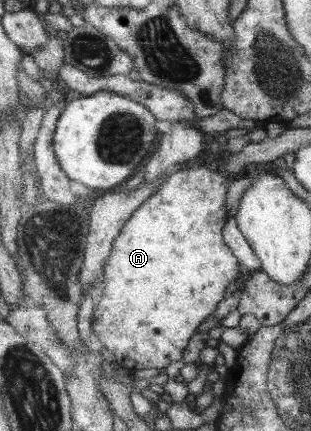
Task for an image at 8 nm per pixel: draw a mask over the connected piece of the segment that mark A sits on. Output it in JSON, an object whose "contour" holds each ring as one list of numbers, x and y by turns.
{"contour":[[199,166,194,169,181,169,170,175,158,190,149,198,139,210,137,214,132,216,127,224,124,226,125,230,117,237,112,250,112,256,106,262,103,274,103,295,101,300,95,307,94,316,92,317,92,332,95,343,100,346,107,347,115,356,116,361,128,369,130,372,133,370,145,370,145,368,164,369,171,366,173,362,182,360,185,354,185,348,189,346,191,338,194,338,195,330,212,316,228,295,227,288,237,282,238,277,241,276,241,263,240,259,233,254,231,247,225,244,223,240,224,228,227,222,227,192,231,188,231,180,227,174,219,174,213,172,207,166]]}

